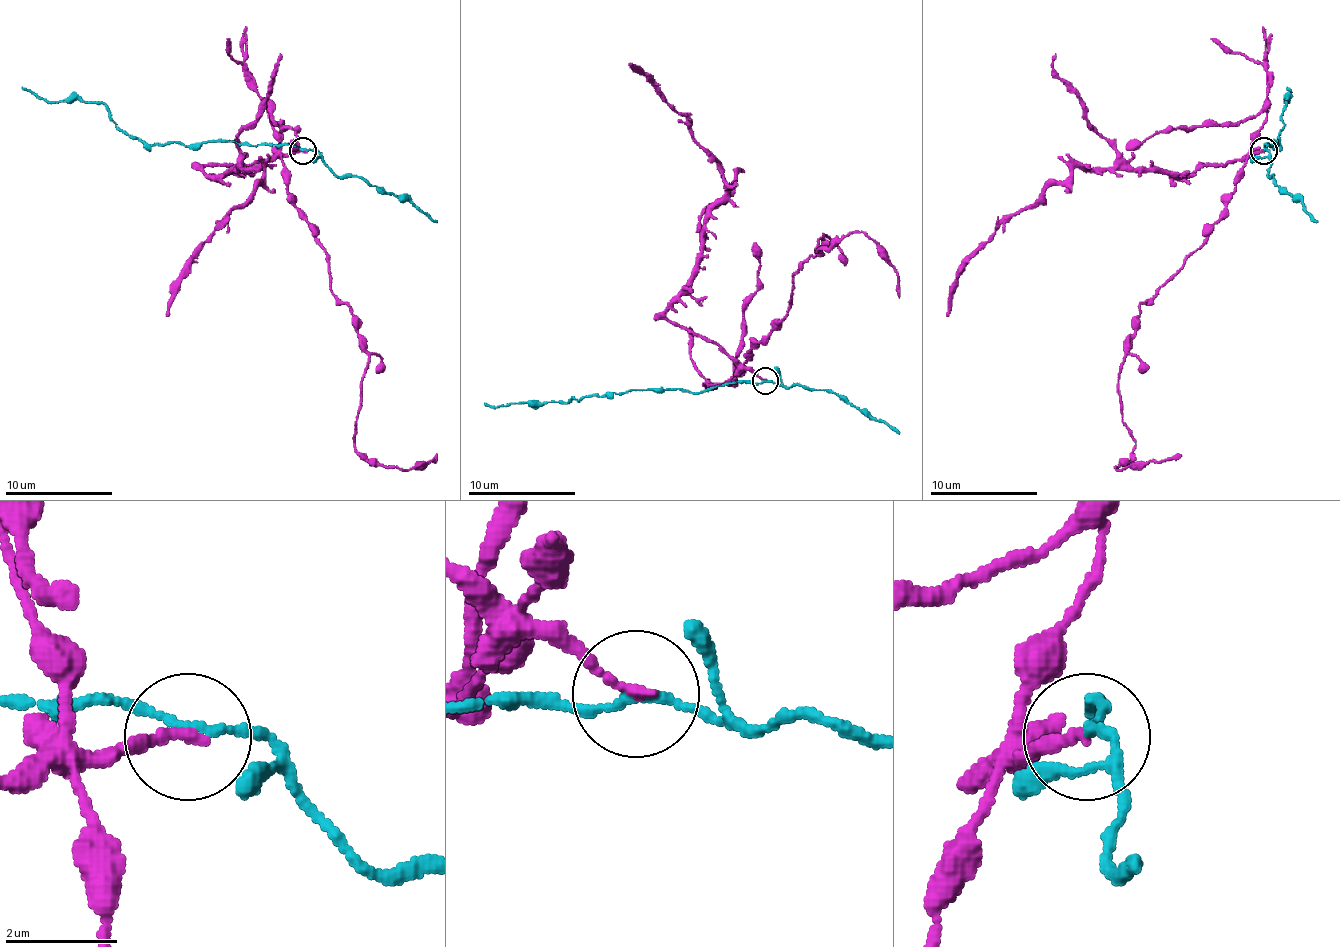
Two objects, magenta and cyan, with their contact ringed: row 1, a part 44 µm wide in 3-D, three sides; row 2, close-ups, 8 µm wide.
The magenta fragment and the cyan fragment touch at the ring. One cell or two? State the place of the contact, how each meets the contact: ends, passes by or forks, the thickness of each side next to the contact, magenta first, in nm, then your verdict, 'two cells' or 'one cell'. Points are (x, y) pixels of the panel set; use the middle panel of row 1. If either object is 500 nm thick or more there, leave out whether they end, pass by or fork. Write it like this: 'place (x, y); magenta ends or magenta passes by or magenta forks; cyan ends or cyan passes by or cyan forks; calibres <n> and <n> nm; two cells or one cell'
place (765, 380); magenta ends; cyan passes by; calibres 200 and 140 nm; two cells

